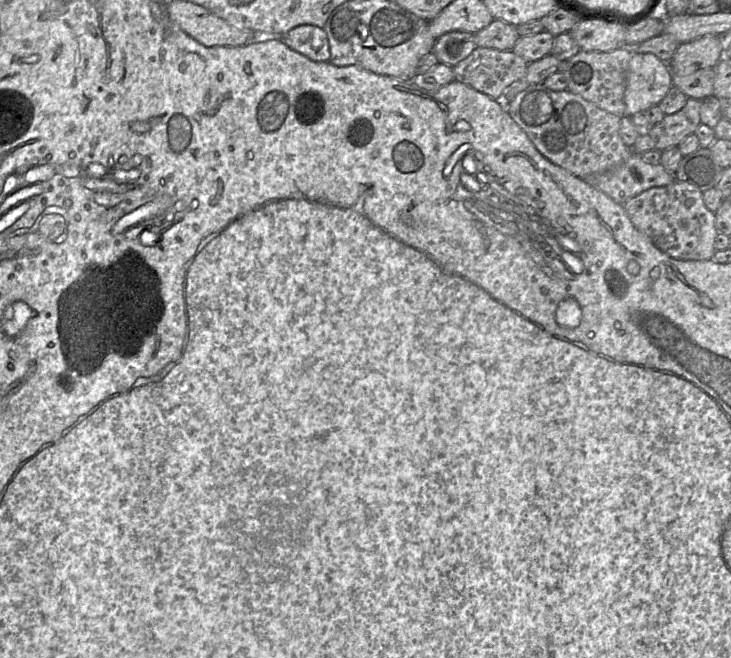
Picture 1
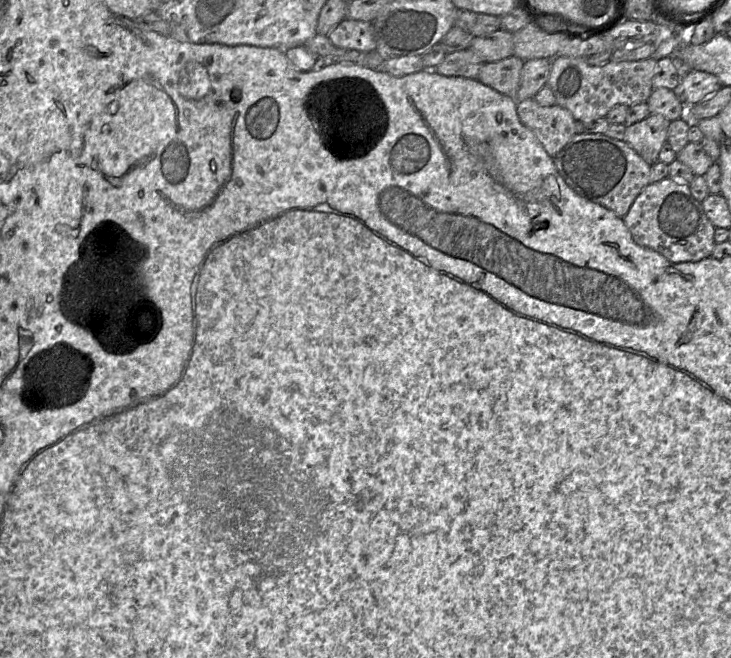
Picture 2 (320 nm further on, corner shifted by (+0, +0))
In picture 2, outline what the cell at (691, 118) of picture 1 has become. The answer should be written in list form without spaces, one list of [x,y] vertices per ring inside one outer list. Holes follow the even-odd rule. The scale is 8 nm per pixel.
[[[650,114],[642,121],[627,126],[624,141],[644,161],[653,165],[659,161],[660,150],[667,141],[670,122],[659,114]]]

